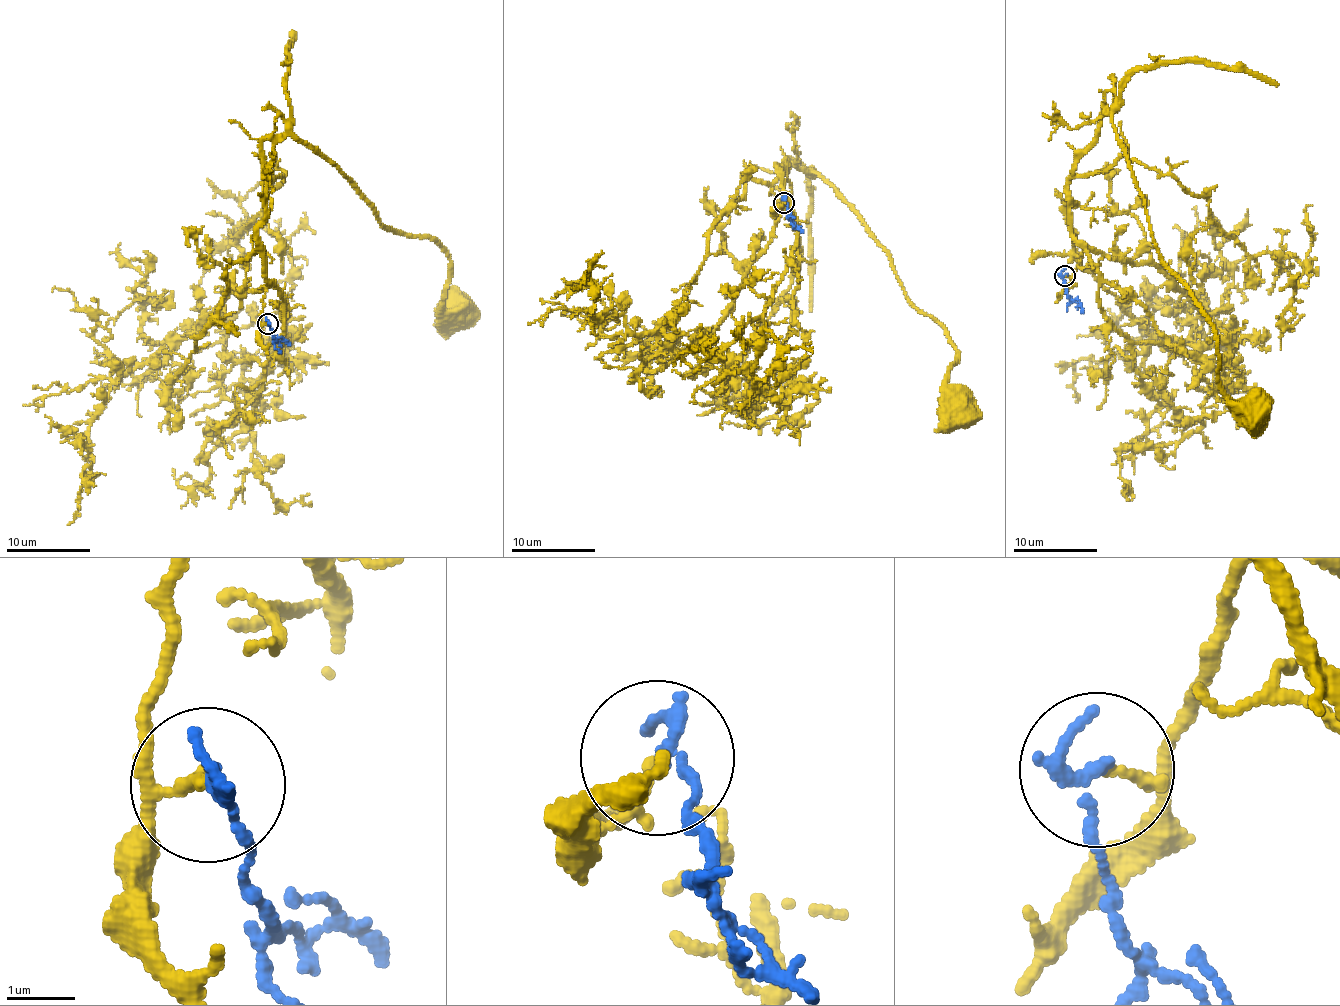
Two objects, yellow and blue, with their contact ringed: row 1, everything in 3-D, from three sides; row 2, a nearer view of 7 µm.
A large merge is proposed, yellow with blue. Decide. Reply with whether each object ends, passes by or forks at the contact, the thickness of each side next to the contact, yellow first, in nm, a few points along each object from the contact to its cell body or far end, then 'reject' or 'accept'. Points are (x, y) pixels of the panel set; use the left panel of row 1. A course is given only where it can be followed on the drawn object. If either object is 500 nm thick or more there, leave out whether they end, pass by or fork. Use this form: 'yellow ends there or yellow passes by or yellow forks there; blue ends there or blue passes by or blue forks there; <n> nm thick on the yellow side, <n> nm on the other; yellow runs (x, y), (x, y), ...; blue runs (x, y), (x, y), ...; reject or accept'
yellow ends there; blue passes by; 140 nm thick on the yellow side, 160 nm on the other; yellow runs (268, 323), (262, 141), (293, 135), (376, 219), (443, 247), (449, 317); blue runs (268, 323), (272, 338), (290, 344); reject

